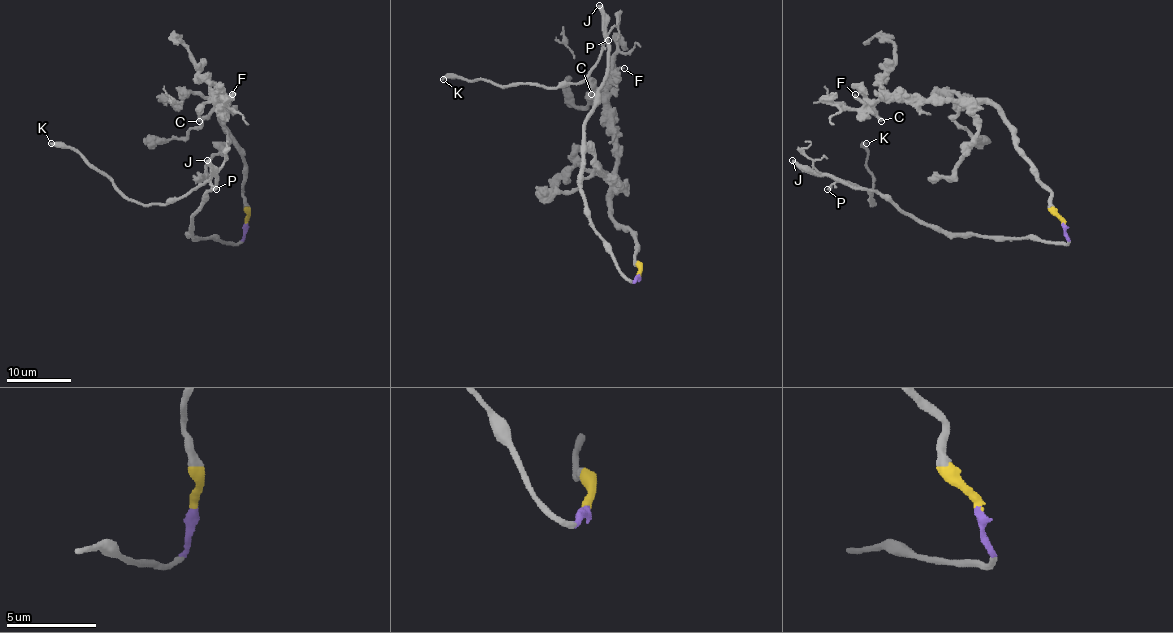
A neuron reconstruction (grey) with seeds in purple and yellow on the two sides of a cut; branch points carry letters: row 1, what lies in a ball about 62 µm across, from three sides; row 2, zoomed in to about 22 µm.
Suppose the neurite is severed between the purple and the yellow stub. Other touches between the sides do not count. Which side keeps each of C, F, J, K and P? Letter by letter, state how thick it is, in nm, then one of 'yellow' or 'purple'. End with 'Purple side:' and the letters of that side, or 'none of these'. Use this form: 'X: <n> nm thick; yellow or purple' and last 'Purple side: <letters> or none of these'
C: 320 nm thick; yellow
F: 140 nm thick; yellow
J: 440 nm thick; purple
K: 360 nm thick; purple
P: 70 nm thick; purple
Purple side: J, K, P

